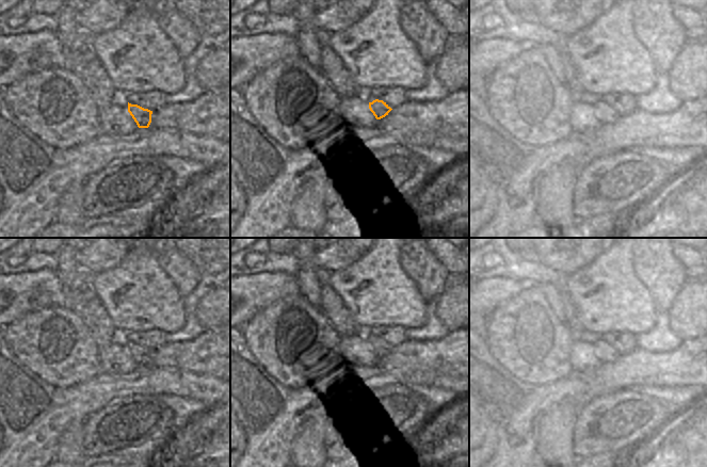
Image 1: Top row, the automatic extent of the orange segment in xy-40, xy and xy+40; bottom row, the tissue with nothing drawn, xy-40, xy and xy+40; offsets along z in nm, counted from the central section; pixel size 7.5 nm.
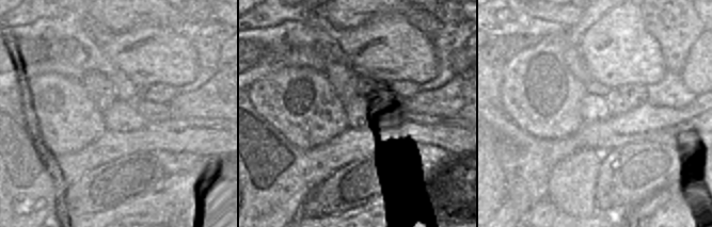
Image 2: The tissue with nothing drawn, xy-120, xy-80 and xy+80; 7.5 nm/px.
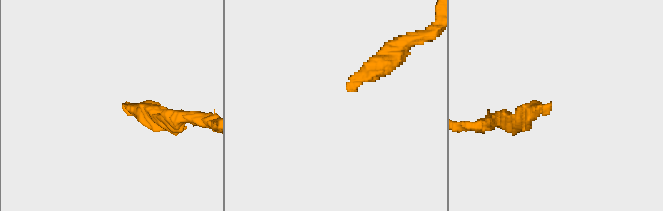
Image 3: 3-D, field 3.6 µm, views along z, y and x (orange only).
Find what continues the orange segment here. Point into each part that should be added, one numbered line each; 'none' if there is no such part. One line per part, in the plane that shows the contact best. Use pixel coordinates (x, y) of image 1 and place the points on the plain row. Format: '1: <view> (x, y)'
none

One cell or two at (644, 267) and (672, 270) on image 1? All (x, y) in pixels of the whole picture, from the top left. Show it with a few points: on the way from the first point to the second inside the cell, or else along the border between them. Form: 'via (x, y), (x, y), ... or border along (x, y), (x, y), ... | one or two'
via (651, 267), (665, 270) | one

